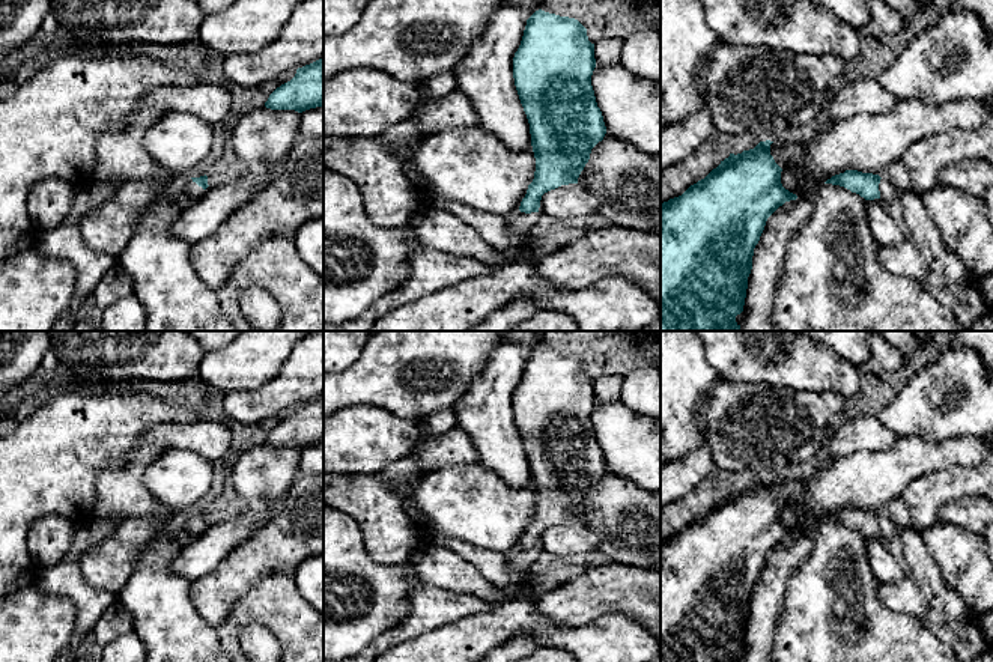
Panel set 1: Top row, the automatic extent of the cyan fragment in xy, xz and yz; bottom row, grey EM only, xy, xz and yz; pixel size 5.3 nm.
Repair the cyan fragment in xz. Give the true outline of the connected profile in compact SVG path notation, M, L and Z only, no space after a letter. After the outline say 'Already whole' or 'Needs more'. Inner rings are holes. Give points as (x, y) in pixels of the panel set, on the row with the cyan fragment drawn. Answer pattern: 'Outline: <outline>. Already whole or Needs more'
Outline: M542 9L527 20L513 78L530 123L536 172L519 211L507 215L515 235L536 230L542 196L578 184L591 149L606 134L591 86L594 68L594 44L578 20Z. Needs more

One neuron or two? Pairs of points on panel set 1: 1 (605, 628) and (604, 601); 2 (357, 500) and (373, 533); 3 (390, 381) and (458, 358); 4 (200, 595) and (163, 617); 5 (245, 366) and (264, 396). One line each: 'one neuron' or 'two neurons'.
1: two neurons
2: one neuron
3: one neuron
4: two neurons
5: two neurons

